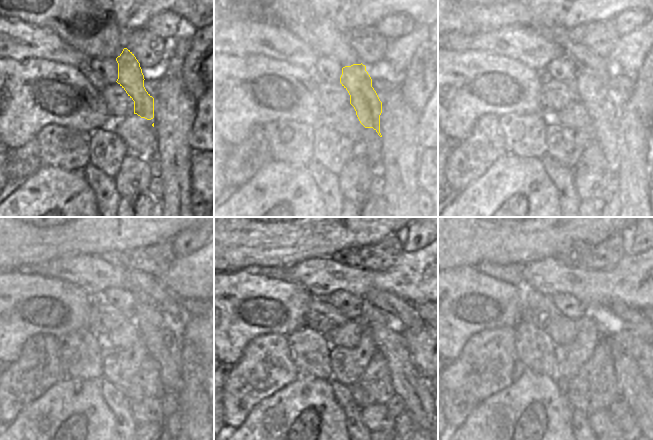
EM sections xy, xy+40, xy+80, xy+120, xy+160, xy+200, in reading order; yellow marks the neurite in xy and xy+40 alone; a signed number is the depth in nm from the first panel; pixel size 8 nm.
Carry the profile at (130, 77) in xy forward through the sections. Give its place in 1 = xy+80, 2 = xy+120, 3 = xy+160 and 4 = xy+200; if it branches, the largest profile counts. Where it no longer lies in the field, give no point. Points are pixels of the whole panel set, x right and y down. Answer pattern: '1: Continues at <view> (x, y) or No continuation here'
1: Continues at xy+80 (593, 93)
2: Continues at xy+120 (168, 354)
3: Continues at xy+160 (417, 395)
4: Continues at xy+200 (632, 384)

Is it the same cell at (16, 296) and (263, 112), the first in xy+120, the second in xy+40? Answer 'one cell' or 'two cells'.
one cell

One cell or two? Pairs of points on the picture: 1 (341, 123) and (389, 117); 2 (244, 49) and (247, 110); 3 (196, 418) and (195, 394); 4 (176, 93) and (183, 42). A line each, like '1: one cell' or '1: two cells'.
1: two cells
2: two cells
3: one cell
4: two cells

